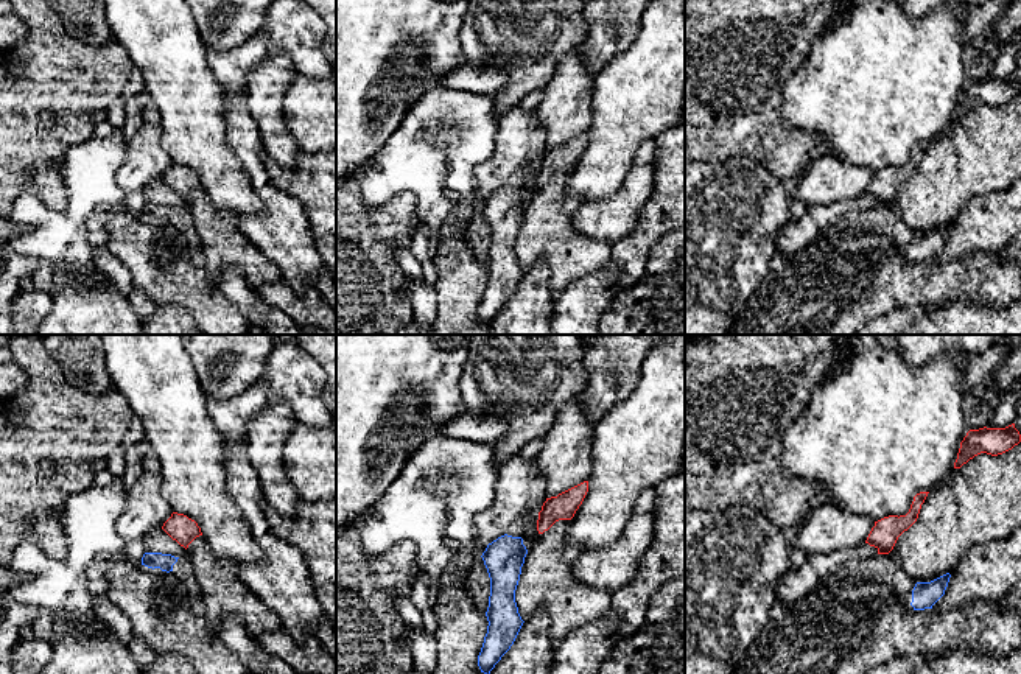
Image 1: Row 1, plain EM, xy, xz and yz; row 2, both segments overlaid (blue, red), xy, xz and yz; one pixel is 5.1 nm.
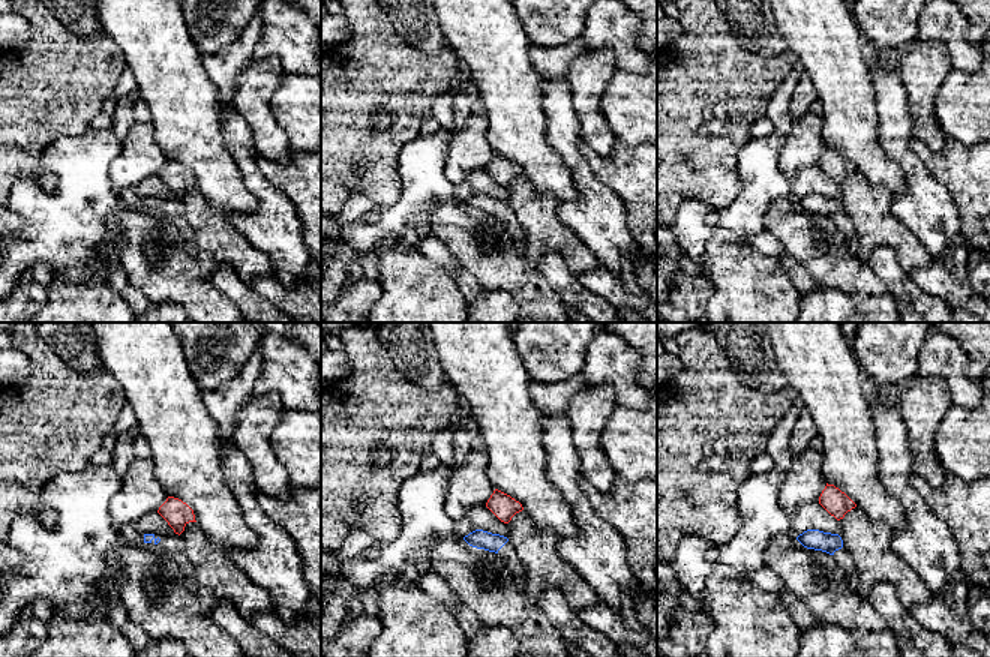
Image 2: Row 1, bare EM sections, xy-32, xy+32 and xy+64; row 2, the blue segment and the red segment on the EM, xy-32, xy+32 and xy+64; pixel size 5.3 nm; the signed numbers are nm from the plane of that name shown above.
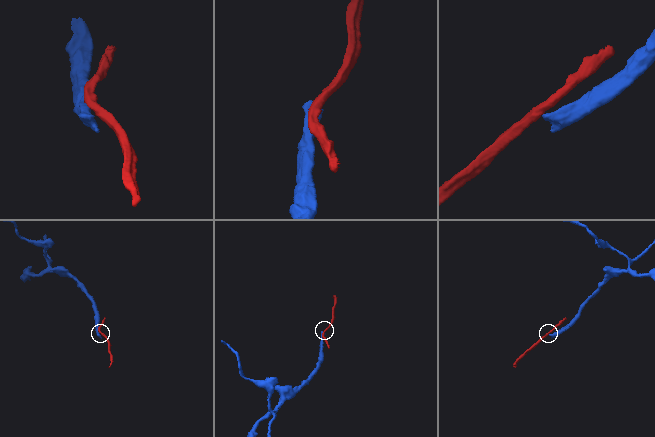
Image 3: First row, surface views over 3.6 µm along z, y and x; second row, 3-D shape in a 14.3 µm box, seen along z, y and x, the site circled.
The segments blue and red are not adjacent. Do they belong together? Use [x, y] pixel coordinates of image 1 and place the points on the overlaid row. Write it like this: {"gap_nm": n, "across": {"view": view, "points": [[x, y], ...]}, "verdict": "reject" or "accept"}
{"gap_nm": 60, "across": {"view": "xy", "points": [[178, 558], [185, 548]]}, "verdict": "reject"}

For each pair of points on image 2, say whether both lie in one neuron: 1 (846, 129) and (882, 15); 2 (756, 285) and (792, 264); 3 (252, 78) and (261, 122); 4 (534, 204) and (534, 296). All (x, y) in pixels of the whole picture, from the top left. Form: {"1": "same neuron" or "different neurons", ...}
{"1": "different neurons", "2": "different neurons", "3": "same neuron", "4": "different neurons"}

